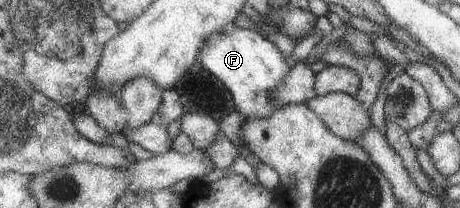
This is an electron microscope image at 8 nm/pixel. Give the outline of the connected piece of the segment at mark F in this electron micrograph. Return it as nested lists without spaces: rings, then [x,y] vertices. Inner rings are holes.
[[[234,26],[231,32],[212,34],[202,48],[200,62],[231,90],[236,108],[245,118],[264,118],[280,108],[273,105],[273,90],[290,74],[291,63],[286,64],[276,45],[254,30]]]

